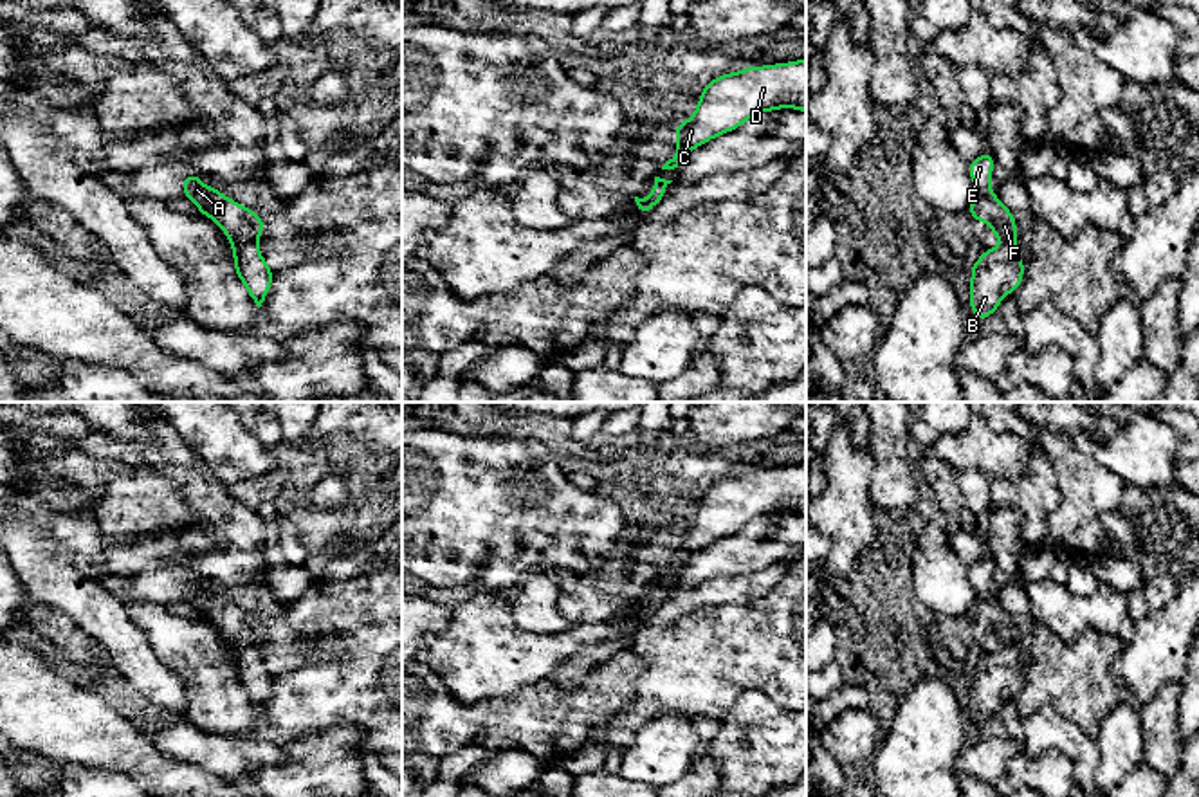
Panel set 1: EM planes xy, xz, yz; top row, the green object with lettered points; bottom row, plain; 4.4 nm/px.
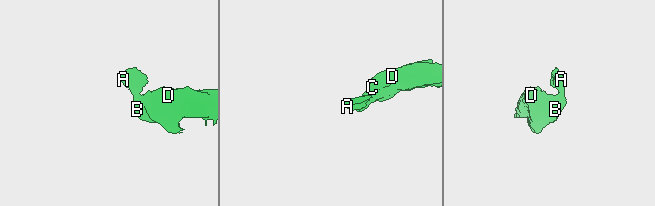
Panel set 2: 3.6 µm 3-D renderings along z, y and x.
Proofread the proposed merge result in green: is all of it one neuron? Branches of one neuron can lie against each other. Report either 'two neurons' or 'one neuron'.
two neurons

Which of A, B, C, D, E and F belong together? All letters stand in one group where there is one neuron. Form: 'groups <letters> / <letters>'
groups A E F / B C D

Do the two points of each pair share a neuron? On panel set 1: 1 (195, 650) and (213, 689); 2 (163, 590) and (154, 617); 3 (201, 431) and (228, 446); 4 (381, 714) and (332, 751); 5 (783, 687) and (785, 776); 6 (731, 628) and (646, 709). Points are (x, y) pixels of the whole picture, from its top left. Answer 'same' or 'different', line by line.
1: same
2: different
3: same
4: different
5: different
6: same

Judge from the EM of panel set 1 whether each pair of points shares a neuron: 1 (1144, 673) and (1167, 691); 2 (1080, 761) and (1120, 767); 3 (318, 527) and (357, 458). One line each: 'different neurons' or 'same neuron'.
1: different neurons
2: different neurons
3: same neuron

